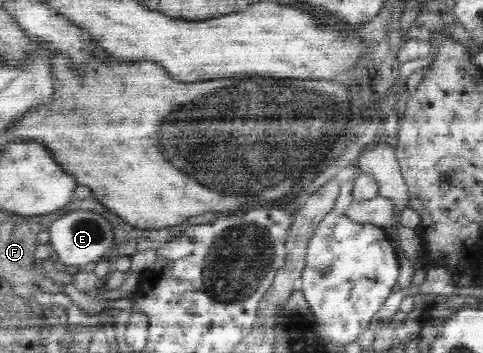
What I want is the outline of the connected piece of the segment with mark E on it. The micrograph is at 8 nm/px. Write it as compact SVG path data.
M90 210L69 212L55 220L48 228L52 256L58 266L83 266L89 262L112 258L115 247L115 231L107 218Z

